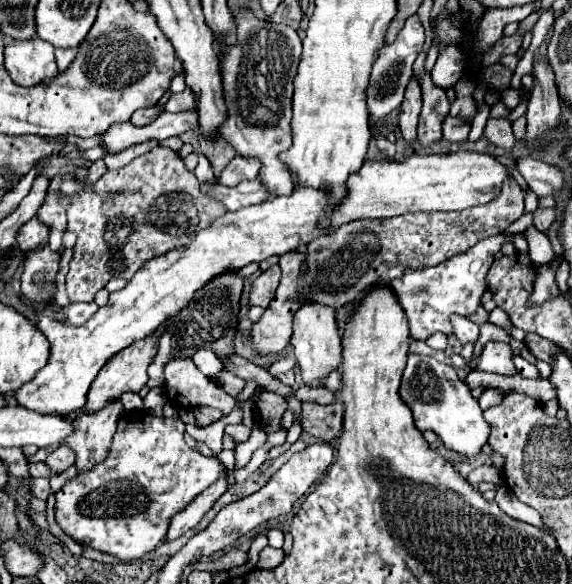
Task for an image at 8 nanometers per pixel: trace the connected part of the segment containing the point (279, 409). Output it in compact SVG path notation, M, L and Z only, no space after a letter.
M261 390L257 400L257 410L259 410L259 416L261 416L261 424L263 424L263 430L267 434L271 432L281 432L285 430L281 426L281 418L283 418L283 412L287 410L287 398L281 398L279 394L275 392L267 392L267 390Z

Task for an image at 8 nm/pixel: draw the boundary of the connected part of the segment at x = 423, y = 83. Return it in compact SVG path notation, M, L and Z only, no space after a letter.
M421 52L413 64L413 74L419 80L419 86L423 90L423 110L419 118L419 144L433 146L441 142L441 126L445 116L449 114L451 104L445 96L445 90L435 86L431 82L431 76L425 74L423 62L425 62L425 52Z

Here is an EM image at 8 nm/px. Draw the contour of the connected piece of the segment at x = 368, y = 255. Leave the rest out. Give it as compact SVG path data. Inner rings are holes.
M507 178L503 184L503 194L489 202L487 206L475 206L461 212L407 212L395 218L379 218L379 220L355 220L339 226L335 232L317 236L307 244L309 258L309 274L305 280L299 278L299 266L303 262L301 254L287 252L279 258L281 266L281 282L275 298L267 306L265 314L259 322L253 324L253 350L261 354L281 352L289 340L293 330L293 314L301 306L301 298L307 296L301 290L309 288L309 300L325 306L341 308L347 302L359 298L359 294L375 284L389 282L401 278L407 268L419 270L425 266L437 266L461 252L467 252L479 240L505 232L517 218L523 214L523 192L521 186ZM287 294L295 294L299 300L287 300Z

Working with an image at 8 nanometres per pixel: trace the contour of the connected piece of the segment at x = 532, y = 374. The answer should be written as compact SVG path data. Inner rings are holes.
M519 356L519 360L515 360L515 366L517 366L517 370L519 370L519 374L521 374L523 378L535 378L535 380L541 378L537 366L531 364L531 362L527 362L527 360L523 360L521 356Z

